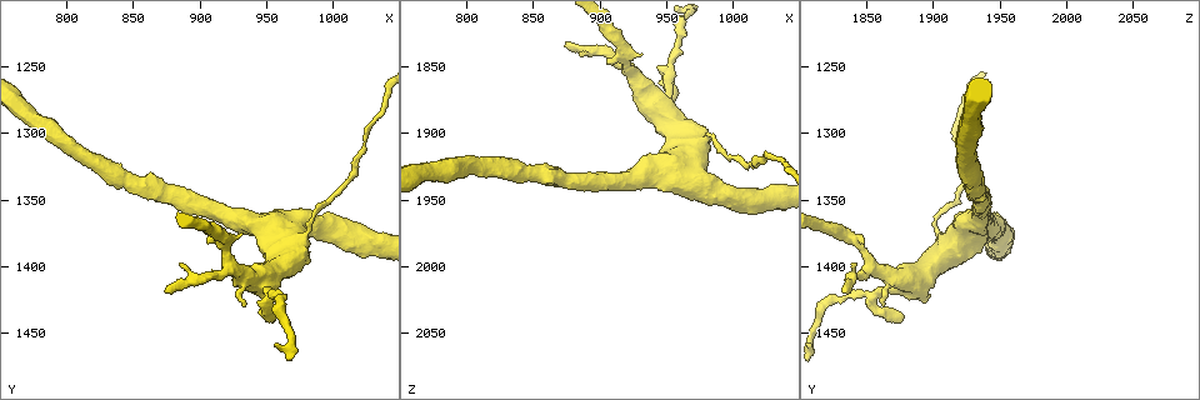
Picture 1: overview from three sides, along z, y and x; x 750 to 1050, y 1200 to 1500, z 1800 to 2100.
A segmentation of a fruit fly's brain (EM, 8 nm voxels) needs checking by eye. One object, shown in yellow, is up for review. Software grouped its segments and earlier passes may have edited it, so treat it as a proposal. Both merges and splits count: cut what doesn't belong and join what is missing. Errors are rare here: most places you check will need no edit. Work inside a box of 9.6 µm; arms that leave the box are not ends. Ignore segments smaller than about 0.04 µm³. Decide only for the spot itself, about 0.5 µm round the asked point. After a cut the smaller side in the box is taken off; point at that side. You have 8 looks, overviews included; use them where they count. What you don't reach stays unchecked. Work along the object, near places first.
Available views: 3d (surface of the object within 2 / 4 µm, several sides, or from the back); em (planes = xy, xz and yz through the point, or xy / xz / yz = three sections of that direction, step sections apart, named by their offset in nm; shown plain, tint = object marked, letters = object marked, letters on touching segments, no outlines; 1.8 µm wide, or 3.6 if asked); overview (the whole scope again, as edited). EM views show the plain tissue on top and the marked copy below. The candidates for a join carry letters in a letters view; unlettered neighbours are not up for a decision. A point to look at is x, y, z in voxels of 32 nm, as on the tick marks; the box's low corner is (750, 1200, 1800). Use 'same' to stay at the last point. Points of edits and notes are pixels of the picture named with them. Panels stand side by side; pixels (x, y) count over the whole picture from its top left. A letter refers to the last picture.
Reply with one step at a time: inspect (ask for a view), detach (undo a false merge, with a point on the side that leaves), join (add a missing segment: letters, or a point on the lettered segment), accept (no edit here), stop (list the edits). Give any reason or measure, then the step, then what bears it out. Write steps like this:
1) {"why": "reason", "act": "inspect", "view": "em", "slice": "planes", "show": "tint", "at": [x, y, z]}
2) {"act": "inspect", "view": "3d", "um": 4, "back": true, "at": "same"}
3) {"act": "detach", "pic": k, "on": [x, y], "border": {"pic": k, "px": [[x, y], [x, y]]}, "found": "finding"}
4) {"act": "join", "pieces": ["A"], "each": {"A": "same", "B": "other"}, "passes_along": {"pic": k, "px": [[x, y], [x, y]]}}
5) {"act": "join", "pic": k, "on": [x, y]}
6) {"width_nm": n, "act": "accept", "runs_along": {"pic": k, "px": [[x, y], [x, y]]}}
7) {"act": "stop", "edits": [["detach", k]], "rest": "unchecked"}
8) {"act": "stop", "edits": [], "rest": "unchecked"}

{"act": "inspect", "view": "em", "um": 3.6, "slice": "xz", "step": 16, "show": "tint", "at": [956, 1370, 1928]}

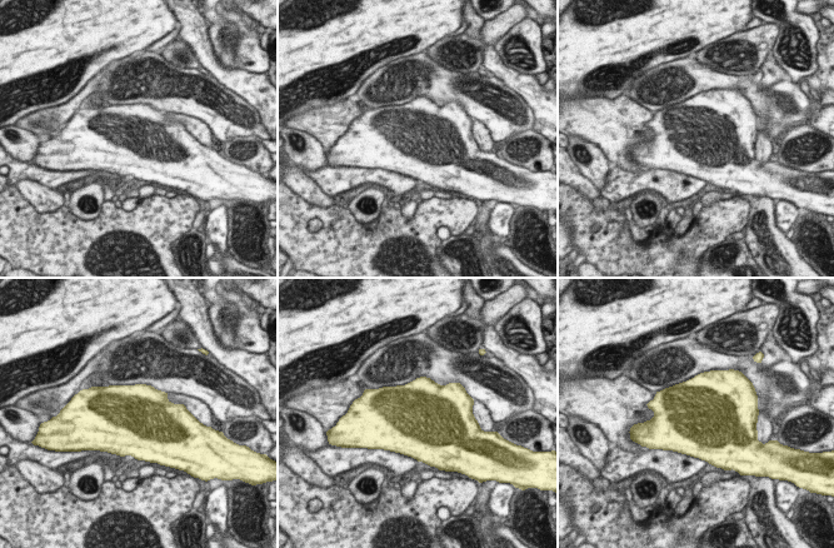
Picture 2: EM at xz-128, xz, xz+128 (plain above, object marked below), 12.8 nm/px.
{"act": "inspect", "view": "em", "um": 3.6, "slice": "xz", "step": 16, "show": "letters", "at": "same"}

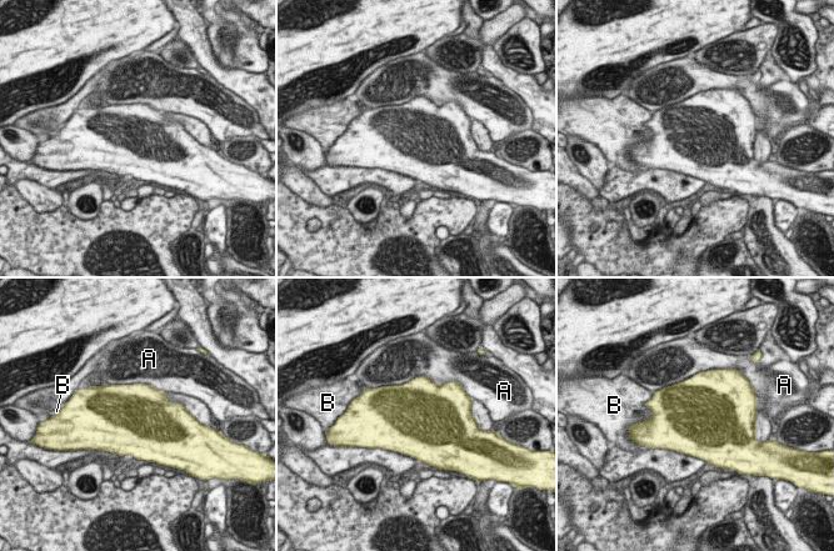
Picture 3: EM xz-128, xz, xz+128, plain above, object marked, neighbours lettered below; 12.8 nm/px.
{"longest_contact_nm": ["A", 750], "act": "accept", "each": {"A": "other", "B": "other"}, "border": {"pic": 3, "px": [[111, 384], [150, 384], [166, 392]]}, "found": "continuous, no second neuron"}

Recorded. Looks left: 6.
{"why": "an open end", "act": "inspect", "view": "em", "slice": "planes", "show": "letters", "at": [954, 1438, 1878]}

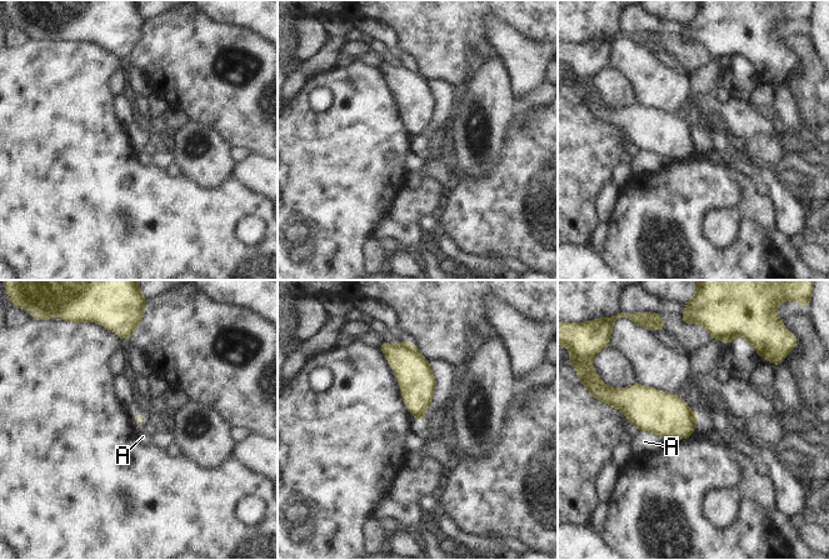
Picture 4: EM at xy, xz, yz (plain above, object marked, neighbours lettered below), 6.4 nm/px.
{"longest_contact_nm": ["A", 240], "act": "accept", "each": {"A": "other"}, "found": "none of them fits"}

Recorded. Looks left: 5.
{"why": "an open end", "act": "inspect", "view": "3d", "um": 2, "at": [886, 1398, 1842]}

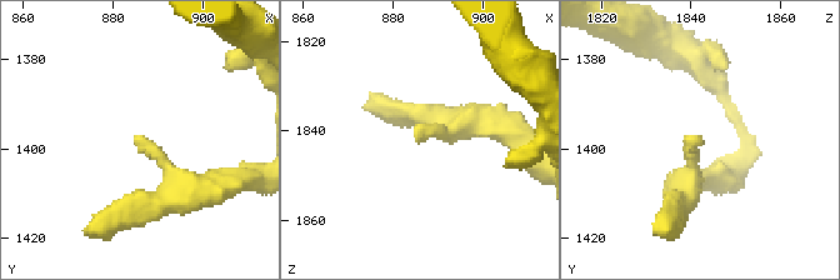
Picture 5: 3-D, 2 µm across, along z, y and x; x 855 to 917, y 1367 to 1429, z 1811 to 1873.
{"act": "inspect", "view": "em", "um": 3.6, "slice": "xz", "step": 16, "show": "letters", "at": [884, 1397, 1841]}

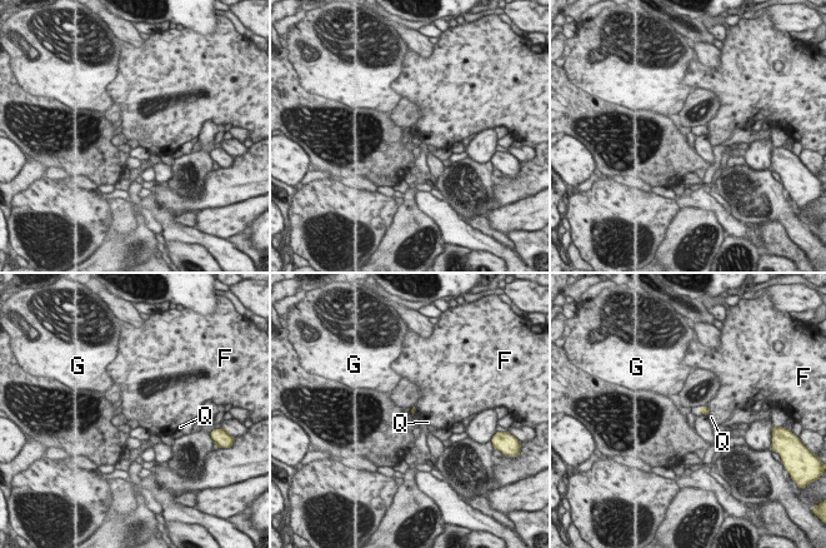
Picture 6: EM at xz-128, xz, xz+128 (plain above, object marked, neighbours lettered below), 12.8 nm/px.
{"act": "inspect", "view": "em", "um": 3.6, "slice": "planes", "show": "letters", "at": "same"}

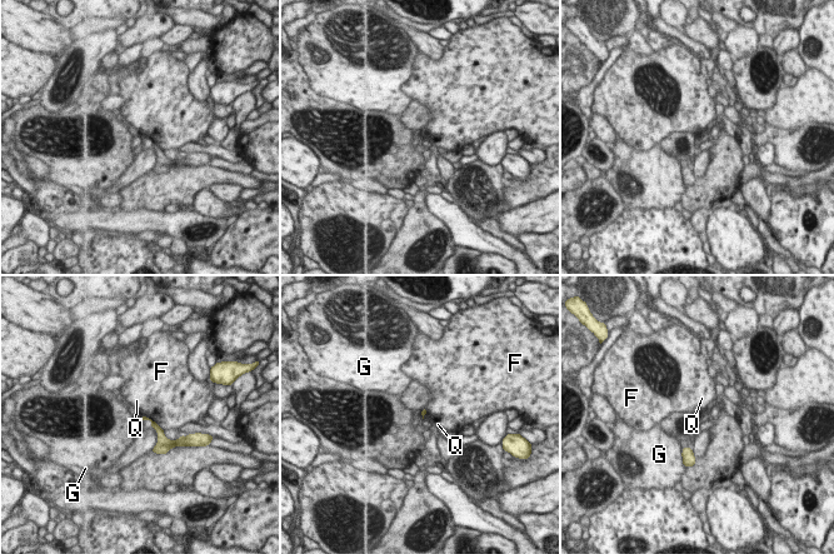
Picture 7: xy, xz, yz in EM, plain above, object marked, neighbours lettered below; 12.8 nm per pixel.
{"act": "accept", "each": {"F": "other", "G": "other", "Q": "other"}, "border": {"pic": 7, "px": [[141, 414], [149, 418]]}, "found": "no lettered segment goes on from it"}

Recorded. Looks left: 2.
{"act": "stop", "edits": [], "rest": "unchecked"}

